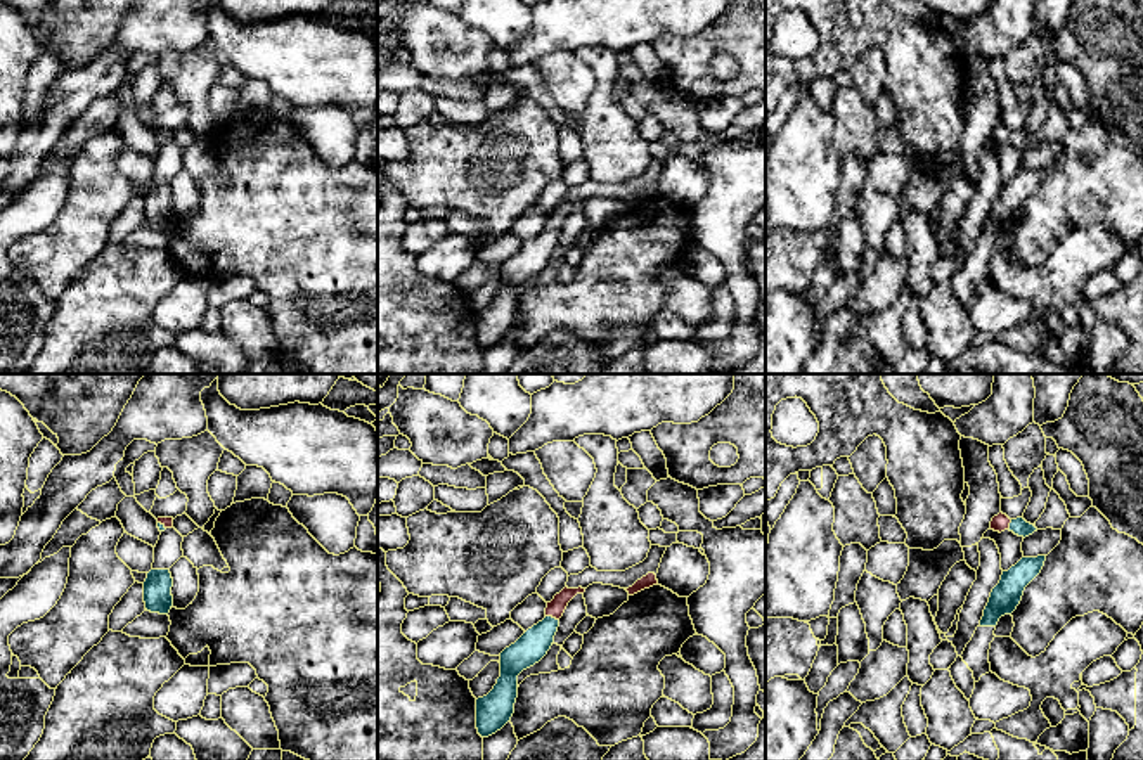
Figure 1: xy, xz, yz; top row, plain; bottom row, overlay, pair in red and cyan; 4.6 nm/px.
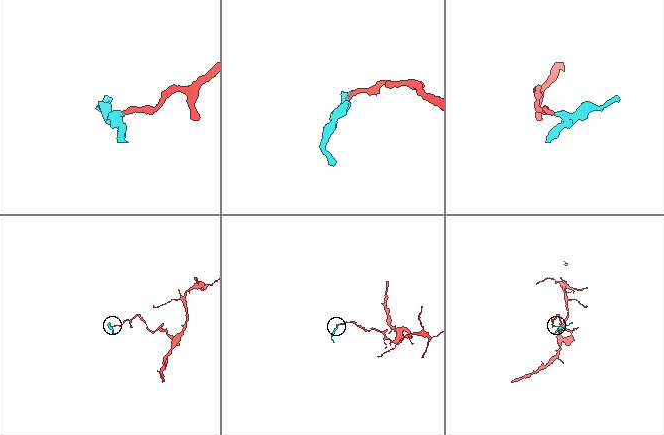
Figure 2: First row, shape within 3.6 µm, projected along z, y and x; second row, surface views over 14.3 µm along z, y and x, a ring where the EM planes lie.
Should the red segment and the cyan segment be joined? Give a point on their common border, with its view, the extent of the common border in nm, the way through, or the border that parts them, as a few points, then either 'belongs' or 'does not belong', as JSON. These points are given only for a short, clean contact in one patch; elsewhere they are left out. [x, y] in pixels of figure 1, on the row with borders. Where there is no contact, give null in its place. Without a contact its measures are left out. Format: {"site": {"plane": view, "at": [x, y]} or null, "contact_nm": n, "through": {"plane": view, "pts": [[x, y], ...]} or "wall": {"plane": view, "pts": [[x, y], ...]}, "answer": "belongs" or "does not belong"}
{"site": {"plane": "xz", "at": [553, 617]}, "contact_nm": 70, "through": {"plane": "xz", "pts": [[558, 605], [553, 617], [532, 646]]}, "answer": "belongs"}

